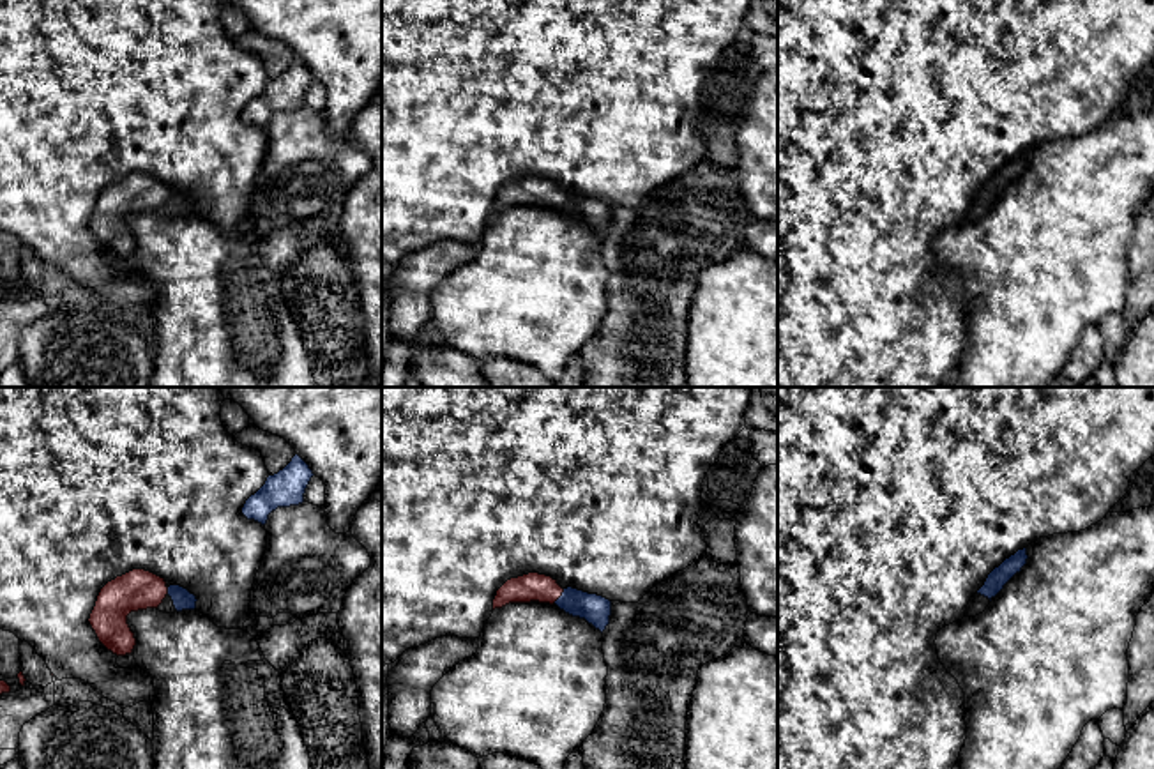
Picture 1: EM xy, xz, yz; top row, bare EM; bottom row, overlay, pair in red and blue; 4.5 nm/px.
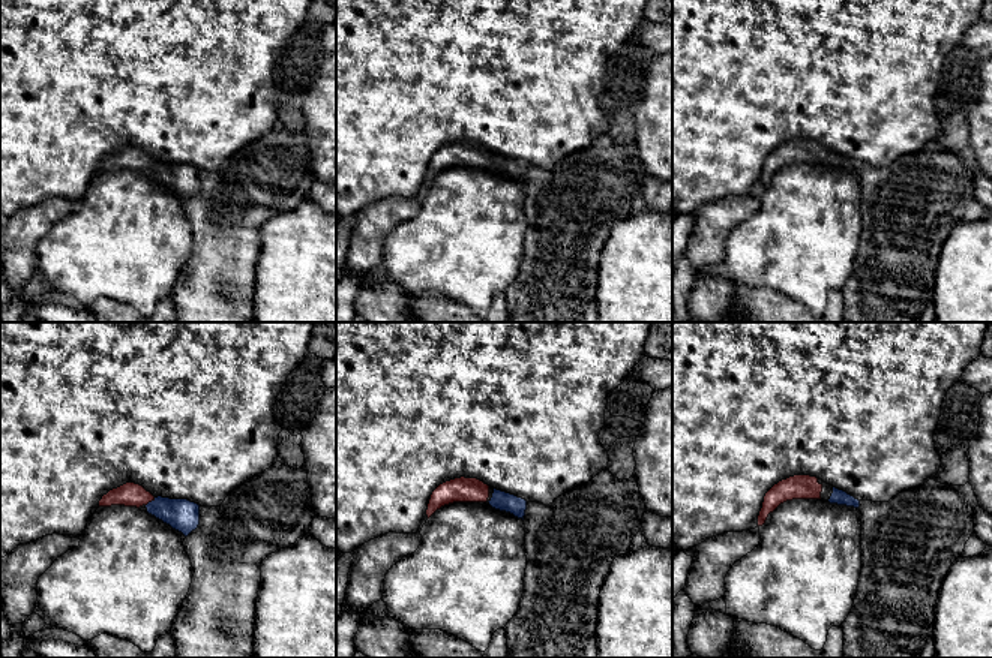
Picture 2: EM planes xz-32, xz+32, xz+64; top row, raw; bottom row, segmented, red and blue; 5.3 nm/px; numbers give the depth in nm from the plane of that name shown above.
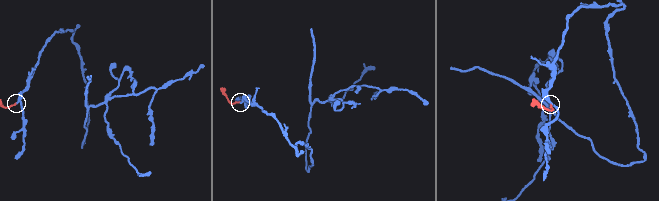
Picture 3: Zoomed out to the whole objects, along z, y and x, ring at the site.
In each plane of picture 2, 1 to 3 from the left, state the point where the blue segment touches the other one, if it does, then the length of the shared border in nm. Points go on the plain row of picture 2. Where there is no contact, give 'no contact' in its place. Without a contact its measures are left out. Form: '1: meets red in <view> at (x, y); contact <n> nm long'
1: meets red in xz-32 at (150, 165); contact 70 nm long
2: no contact
3: no contact

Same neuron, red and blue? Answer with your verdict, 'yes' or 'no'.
yes

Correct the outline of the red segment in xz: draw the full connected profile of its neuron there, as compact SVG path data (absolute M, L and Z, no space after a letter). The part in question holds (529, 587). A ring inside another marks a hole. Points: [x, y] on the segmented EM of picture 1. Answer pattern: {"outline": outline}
{"outline": "M528 573L518 578L507 580L493 599L493 610L509 603L550 603L573 617L585 619L601 633L610 624L611 601L588 594L573 587L562 589L557 580L539 573Z"}

